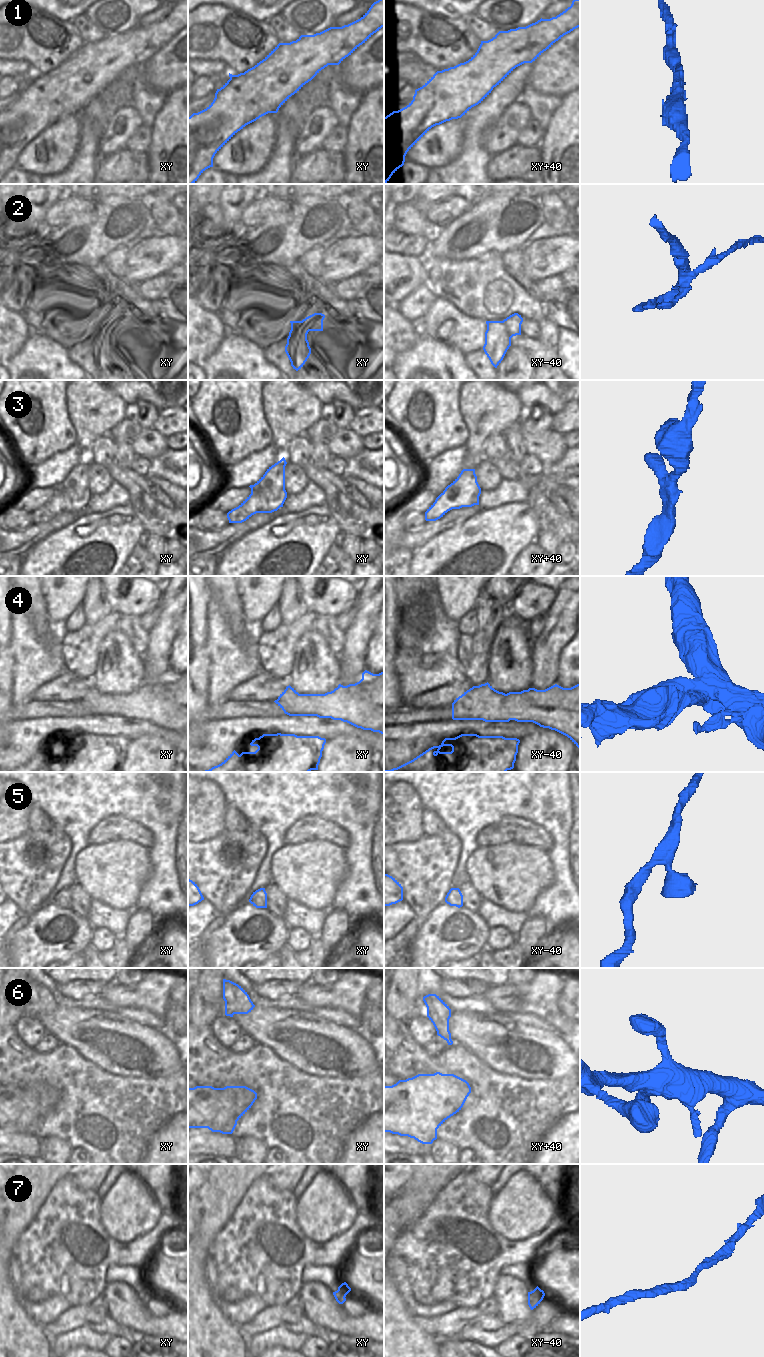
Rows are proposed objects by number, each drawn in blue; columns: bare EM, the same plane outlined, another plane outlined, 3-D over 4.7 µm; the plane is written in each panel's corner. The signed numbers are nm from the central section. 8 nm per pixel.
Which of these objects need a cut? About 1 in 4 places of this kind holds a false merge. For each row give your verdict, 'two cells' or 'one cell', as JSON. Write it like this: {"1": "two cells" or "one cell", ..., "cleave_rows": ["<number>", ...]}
{"1": "one cell", "2": "two cells", "3": "one cell", "4": "two cells", "5": "one cell", "6": "one cell", "7": "one cell", "cleave_rows": ["2", "4"]}

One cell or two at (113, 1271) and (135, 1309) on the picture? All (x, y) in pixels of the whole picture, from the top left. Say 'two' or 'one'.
two

